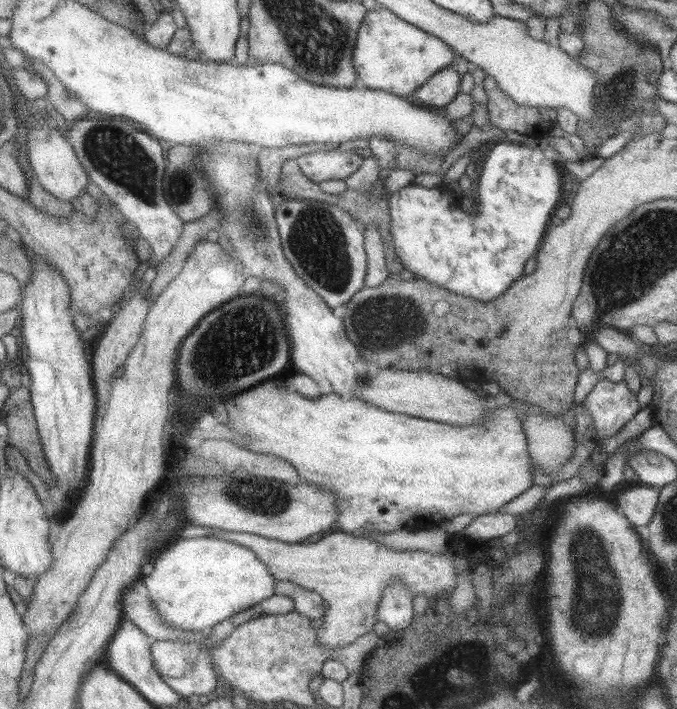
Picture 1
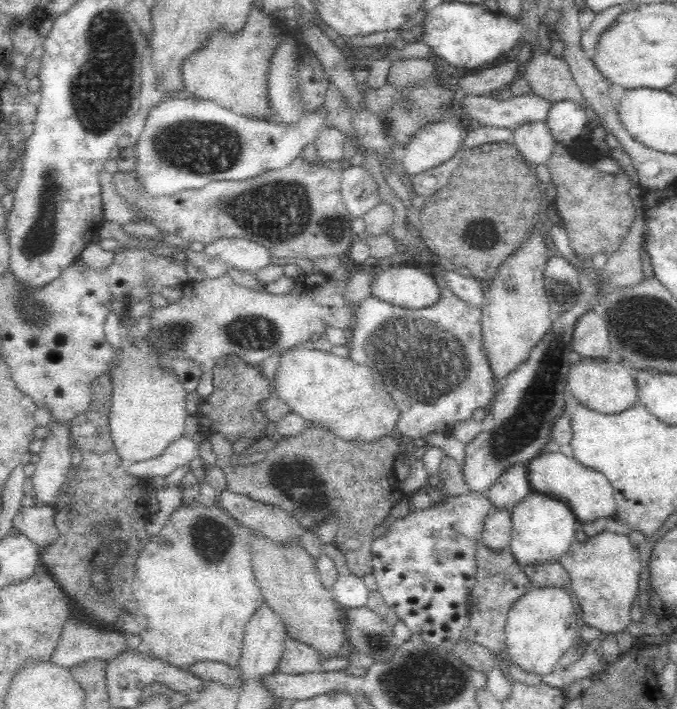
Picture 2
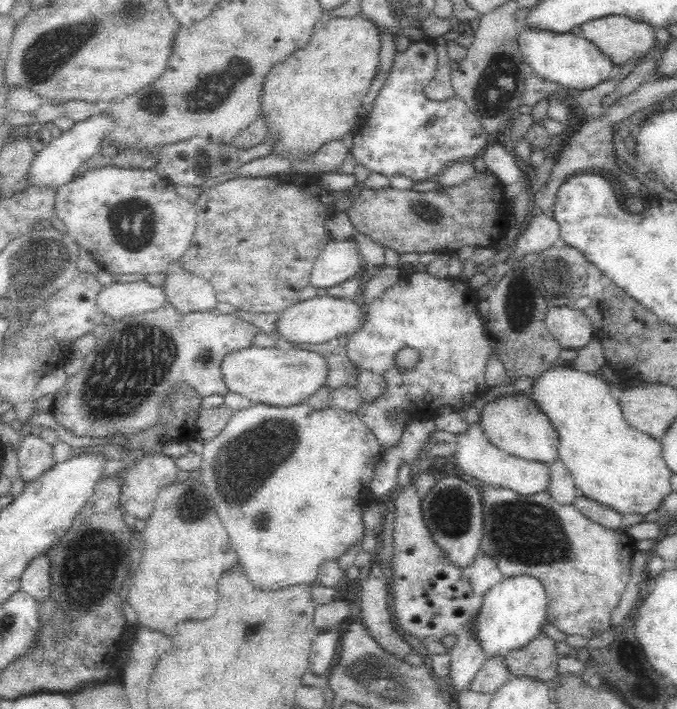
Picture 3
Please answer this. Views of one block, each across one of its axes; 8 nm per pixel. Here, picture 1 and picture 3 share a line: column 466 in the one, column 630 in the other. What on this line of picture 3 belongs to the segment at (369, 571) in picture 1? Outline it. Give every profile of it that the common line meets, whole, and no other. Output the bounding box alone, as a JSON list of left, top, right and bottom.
[479,485,636,639]

